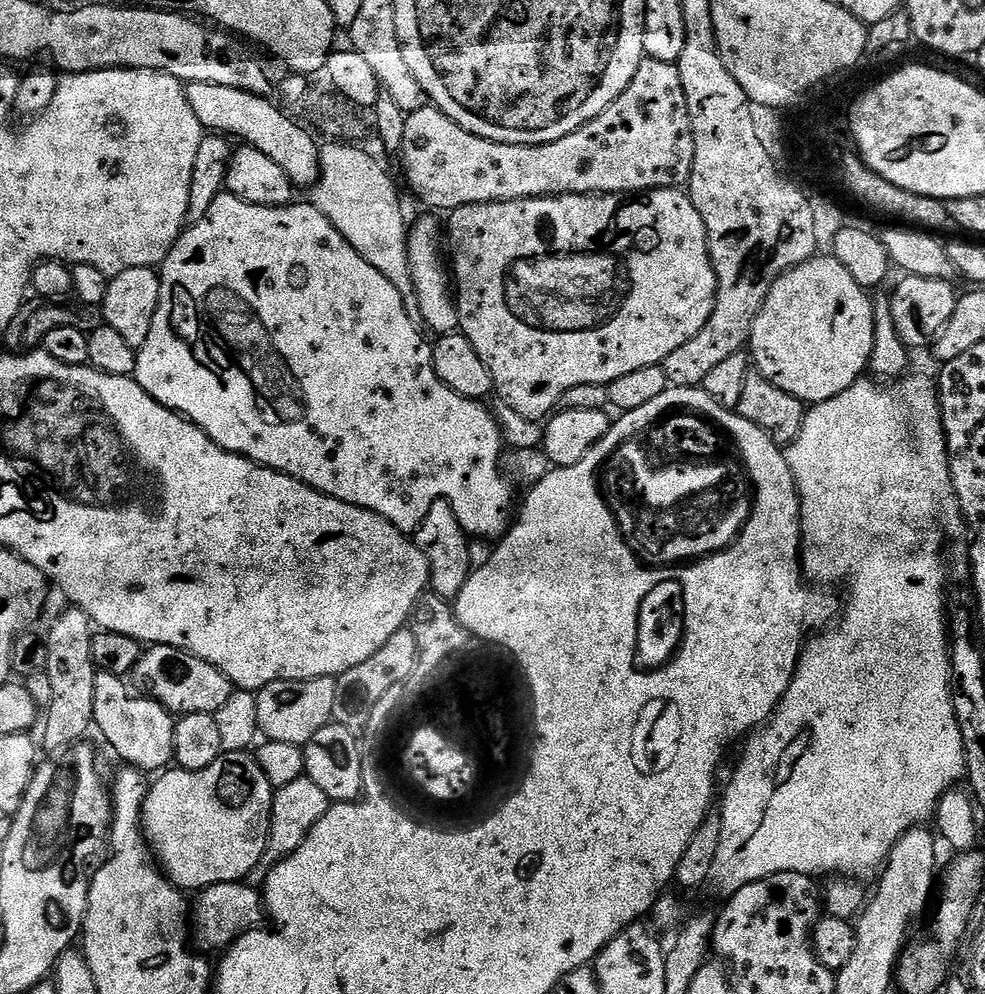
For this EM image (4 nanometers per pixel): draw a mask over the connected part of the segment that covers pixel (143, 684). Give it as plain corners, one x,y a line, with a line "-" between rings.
157,644
141,651
140,660
130,673
130,680
136,683
135,691
156,700
167,712
189,716
207,712
215,714
230,702
234,686
210,662
202,662
189,652
171,648
165,644

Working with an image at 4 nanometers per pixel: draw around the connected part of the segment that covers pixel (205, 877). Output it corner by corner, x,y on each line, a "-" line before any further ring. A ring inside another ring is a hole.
248,752
223,753
210,762
210,766
193,772
173,767
151,781
142,813
144,839
155,863
181,890
199,890
222,882
243,881
250,870
260,864
266,850
273,795
272,783
266,774
262,774
262,766
258,766
255,755

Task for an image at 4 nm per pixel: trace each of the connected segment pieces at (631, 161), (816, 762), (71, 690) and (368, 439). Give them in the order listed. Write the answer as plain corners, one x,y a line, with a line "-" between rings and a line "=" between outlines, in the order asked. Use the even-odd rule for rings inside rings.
644,59
640,63
638,74
634,74
630,86
626,86
626,90
622,90
619,98
610,106
606,106
606,110
602,110
602,114
598,114
589,124
581,126
577,132
566,134
566,138
555,140
549,144
495,144
492,140
470,134
470,130
458,126
458,122
454,122
445,112
440,111
435,106
425,106
417,112
409,112
407,117
404,145
399,150
398,159
400,159
401,166
404,167
404,176
408,179
413,194
428,207
425,208
428,210
436,210
432,208
451,210
471,204
489,204
490,202
506,202
507,200
533,200
539,196
590,196
593,194
615,196
617,194
650,192
653,188
674,188
687,185
688,175
694,162
694,134
690,126
690,110
686,106
686,90
682,90
682,74
679,63
671,64
670,62
=
912,375
889,383
892,384
889,388
883,388
880,385
883,383
875,379
861,378
854,382
854,386
842,390
842,394
811,405
805,411
802,430
798,430
791,444
787,445
790,474
796,480
796,490
800,493
800,539
805,577
812,582
848,580
852,597
848,604
846,600
846,607
835,625
836,632
821,631
800,649
796,672
776,712
767,724
751,733
743,745
744,757
724,792
724,805
718,808
722,838
710,875
713,881
716,879
725,897
733,896
750,882
770,878
779,872
797,872
813,878
821,878
827,872
841,872
844,876
875,873
887,860
898,838
902,838
909,829
931,821
944,793
955,785
952,783
959,776
961,779
965,775
962,730
958,730
958,718
954,714
948,689
950,620
946,608
944,612
944,583
948,580
948,572
944,569
944,536
940,533
943,528
954,527
956,520
958,524
961,514
948,469
948,447
940,417
940,393
933,381
931,384
924,376
=
75,606
68,607
69,609
64,611
52,624
49,632
46,632
45,635
45,644
47,646
47,658
46,658
46,664
44,666
43,671
47,673
47,676
50,680
51,689
53,691
53,694
51,695
50,699
50,706
46,709
46,711
43,713
42,716
42,728
44,724
44,744
42,740
42,748
44,751
44,748
46,751
48,751
48,754
60,754
63,753
65,750
72,747
73,744
83,741
85,739
84,736
90,729
93,727
94,724
94,678
97,674
97,667
96,663
94,662
94,658
92,657
92,638
94,635
94,626
89,619
88,615
85,614
84,611
82,611
80,608
77,608
=
225,190
214,198
214,202
210,202
206,219
185,227
176,239
175,247
170,250
163,264
159,265
158,271
158,310
154,314
154,326
150,326
150,335
137,351
134,377
142,390
150,394
150,398
197,424
215,444
226,451
301,480
306,486
330,498
362,506
386,518
399,532
415,533
416,527
422,518
426,518
430,506
434,506
436,500
444,500
449,504
454,510
454,518
458,518
462,530
469,537
500,538
508,531
514,504
512,508
512,494
502,469
502,457
506,449
499,422
488,413
487,403
462,398
437,378
432,365
433,345
424,341
425,333
421,325
410,322
410,314
398,286
394,286
394,282
390,282
382,270
374,270
374,266
370,266
370,262
366,262
366,258
362,258
362,254
358,254
358,250
354,250
354,246
350,246
342,234
338,234
322,210
310,202
293,202
285,204
283,208
258,206
231,196

